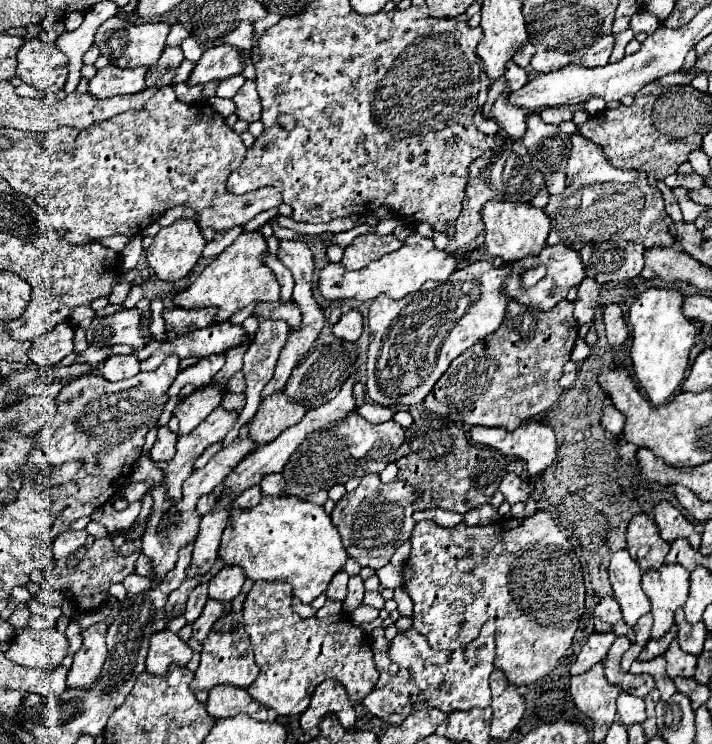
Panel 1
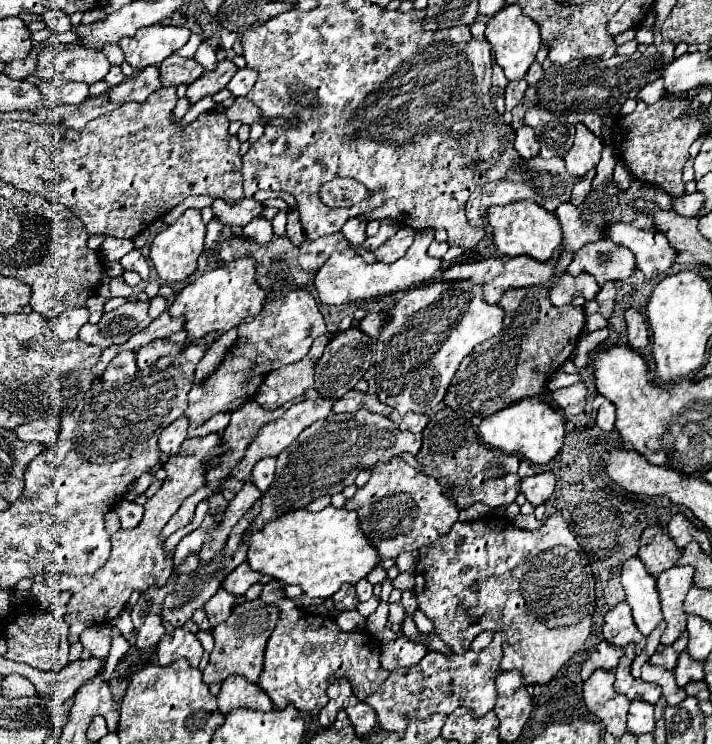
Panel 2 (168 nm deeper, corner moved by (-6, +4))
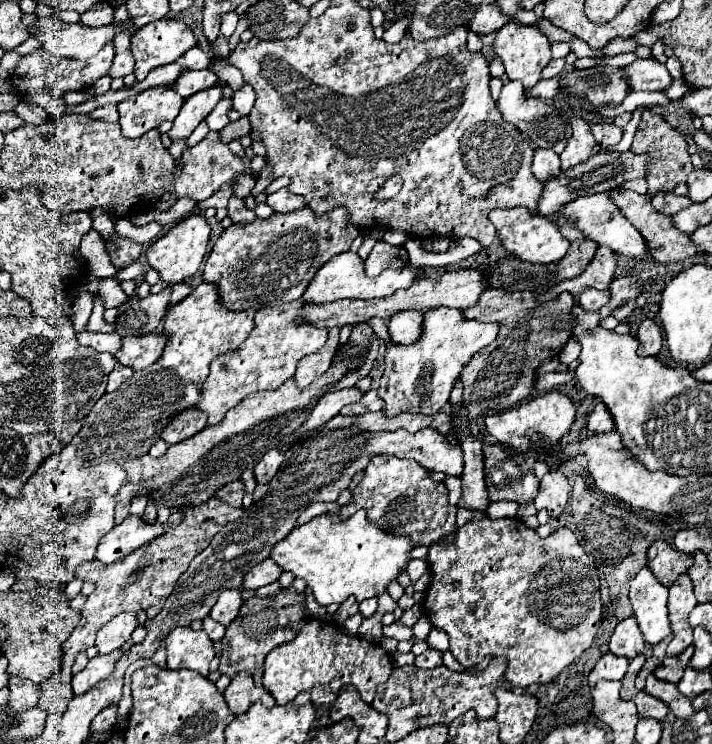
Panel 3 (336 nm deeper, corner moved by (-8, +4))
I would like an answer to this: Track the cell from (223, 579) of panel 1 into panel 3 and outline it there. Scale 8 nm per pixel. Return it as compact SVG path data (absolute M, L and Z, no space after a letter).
M264 560L262 564L254 566L246 578L244 578L244 588L246 590L256 590L260 586L266 586L270 582L276 582L282 574L282 568L278 568L278 564L274 564L274 560Z

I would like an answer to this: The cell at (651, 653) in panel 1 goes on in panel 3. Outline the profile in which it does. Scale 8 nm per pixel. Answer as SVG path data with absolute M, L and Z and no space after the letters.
M686 648L680 656L668 656L660 668L654 670L654 676L658 680L664 680L664 682L672 682L672 684L678 684L678 680L682 678L688 662L690 662L690 656L694 654L694 648Z

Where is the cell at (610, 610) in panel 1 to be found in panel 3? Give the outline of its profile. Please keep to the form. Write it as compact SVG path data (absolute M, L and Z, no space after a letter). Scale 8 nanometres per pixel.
M634 616L622 620L616 626L616 630L614 630L608 646L610 646L610 652L614 656L626 656L630 660L636 654L646 654L646 658L648 658L650 652L652 652L652 646L646 644L646 640L644 640L644 636L642 636L642 632L640 632Z

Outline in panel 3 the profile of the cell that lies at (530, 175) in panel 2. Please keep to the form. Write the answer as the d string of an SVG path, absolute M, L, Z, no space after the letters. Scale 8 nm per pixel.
M600 150L594 156L590 156L590 160L570 168L568 172L562 172L560 178L550 178L548 182L544 182L544 194L540 198L540 214L546 218L556 216L558 208L562 208L564 204L580 198L580 196L590 196L590 194L598 194L598 192L608 192L618 188L620 184L624 184L626 180L636 180L636 178L646 178L648 176L648 164L650 158L646 154L634 154L634 152L606 152Z

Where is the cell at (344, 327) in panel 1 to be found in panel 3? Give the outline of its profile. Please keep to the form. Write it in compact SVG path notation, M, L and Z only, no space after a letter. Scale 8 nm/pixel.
M406 310L394 314L388 322L388 330L394 344L414 344L422 334L422 312Z

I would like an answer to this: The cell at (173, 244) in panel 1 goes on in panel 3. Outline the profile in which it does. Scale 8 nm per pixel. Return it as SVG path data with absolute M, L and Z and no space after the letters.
M190 214L188 218L180 220L174 228L170 228L162 238L158 238L146 250L148 264L160 274L160 280L166 284L186 282L200 268L200 264L208 252L208 238L210 238L210 226L206 224L206 218L202 214Z

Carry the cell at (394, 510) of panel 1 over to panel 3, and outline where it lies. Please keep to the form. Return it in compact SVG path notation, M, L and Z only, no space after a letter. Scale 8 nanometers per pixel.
M374 456L364 470L362 482L352 490L352 500L342 506L340 520L352 516L358 508L366 508L368 520L388 534L408 534L414 544L430 546L446 534L456 532L456 506L448 504L448 490L428 476L428 470L414 460L394 456Z

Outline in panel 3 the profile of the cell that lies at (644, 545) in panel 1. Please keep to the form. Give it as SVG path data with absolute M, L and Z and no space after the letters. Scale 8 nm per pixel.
M658 540L648 550L648 568L654 572L654 576L664 584L670 586L680 574L686 574L688 568L694 564L692 554L678 552L670 544Z

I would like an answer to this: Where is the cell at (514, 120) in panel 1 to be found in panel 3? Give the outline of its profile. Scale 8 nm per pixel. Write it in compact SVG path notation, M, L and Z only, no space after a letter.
M536 150L532 172L540 182L546 182L548 178L560 176L560 158L554 150Z

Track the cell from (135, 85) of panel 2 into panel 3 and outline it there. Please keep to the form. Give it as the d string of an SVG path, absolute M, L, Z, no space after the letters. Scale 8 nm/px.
M164 86L130 96L118 104L122 134L126 138L138 138L148 130L158 128L162 122L174 120L182 104L184 98Z

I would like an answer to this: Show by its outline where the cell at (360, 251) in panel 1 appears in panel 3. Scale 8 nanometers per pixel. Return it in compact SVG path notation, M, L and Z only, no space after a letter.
M382 240L376 242L372 254L368 256L366 264L366 274L368 276L378 276L386 268L402 268L408 264L408 252L404 246L390 246Z

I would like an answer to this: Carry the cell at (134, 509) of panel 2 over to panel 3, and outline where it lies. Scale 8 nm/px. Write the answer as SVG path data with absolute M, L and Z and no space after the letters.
M181 512L170 516L167 523L144 524L138 516L128 516L122 524L114 526L110 534L102 538L102 544L98 544L98 560L102 564L112 564L114 560L120 560L122 556L128 556L142 544L148 544L150 540L158 538L165 532L166 527L176 527L183 519Z

